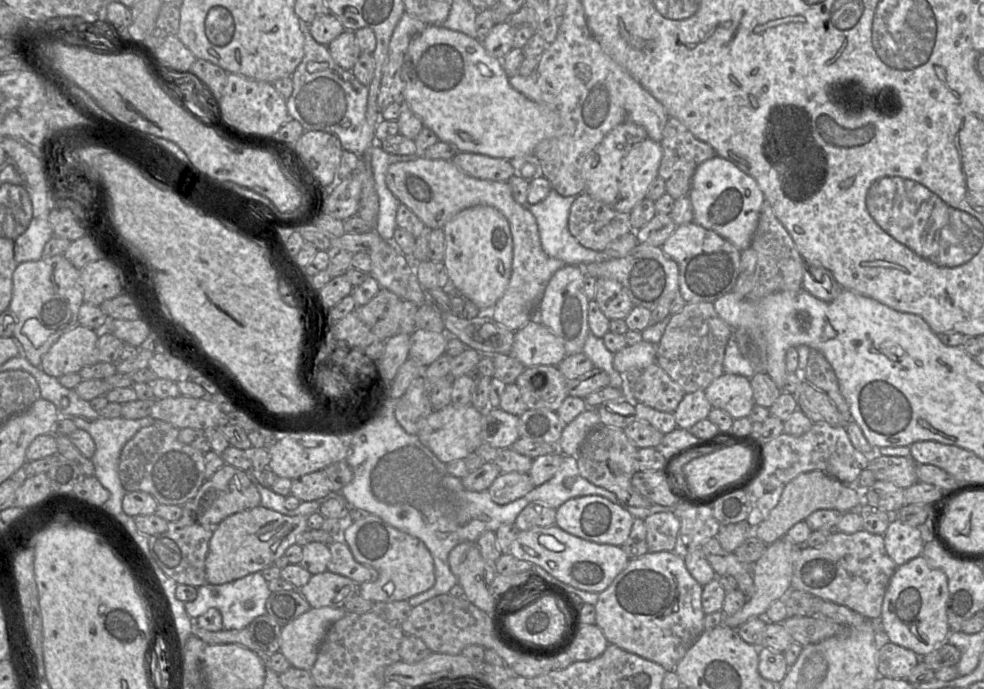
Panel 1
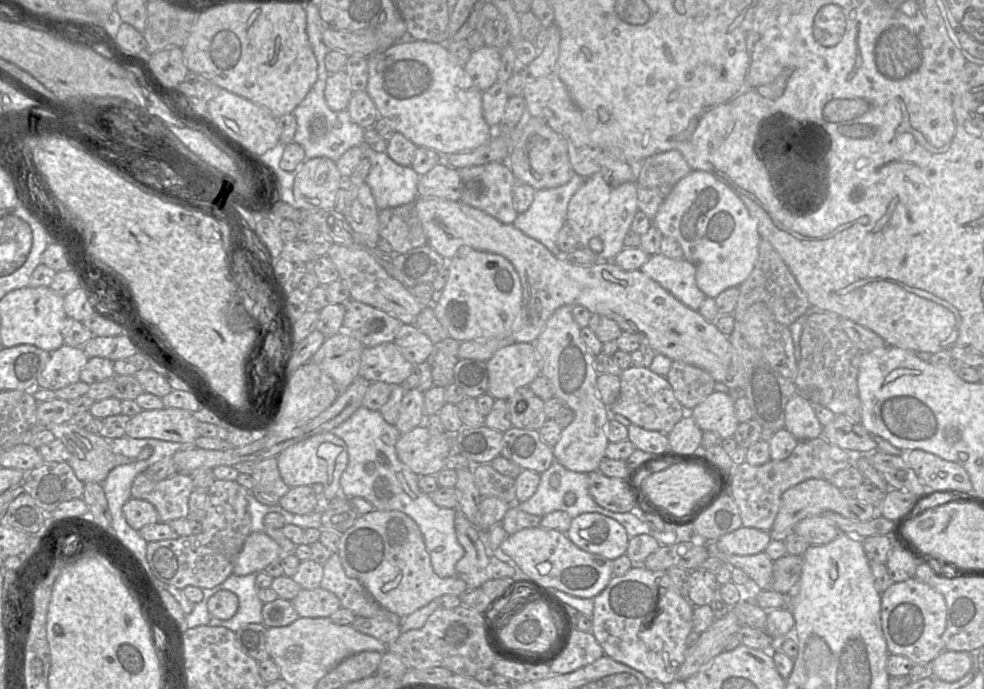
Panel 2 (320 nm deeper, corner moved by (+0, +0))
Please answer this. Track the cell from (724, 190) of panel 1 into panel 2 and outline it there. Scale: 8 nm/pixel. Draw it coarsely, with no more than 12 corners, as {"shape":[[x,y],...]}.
{"shape":[[691,170],[652,224],[708,297],[758,258],[757,221],[721,179]]}

